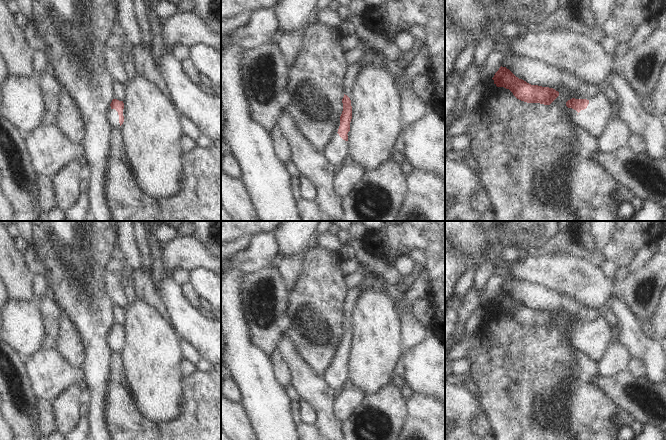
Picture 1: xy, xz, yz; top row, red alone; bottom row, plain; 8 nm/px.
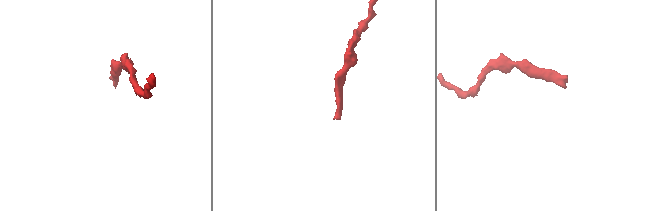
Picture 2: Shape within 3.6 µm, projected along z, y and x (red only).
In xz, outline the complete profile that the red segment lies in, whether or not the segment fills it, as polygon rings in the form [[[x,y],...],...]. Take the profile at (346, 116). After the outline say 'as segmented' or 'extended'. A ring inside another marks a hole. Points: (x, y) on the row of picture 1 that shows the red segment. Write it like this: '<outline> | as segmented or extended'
[[[344,94],[342,99],[343,111],[340,116],[338,132],[333,135],[325,148],[321,151],[324,158],[332,165],[344,164],[348,161],[348,132],[352,119],[352,106],[350,98]]] | extended

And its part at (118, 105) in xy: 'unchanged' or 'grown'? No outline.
grown

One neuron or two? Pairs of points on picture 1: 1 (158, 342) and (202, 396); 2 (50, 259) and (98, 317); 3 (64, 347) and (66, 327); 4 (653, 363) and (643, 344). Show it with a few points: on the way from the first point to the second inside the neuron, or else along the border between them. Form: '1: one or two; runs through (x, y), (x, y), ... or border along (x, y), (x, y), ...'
1: two; border along (181, 377), (182, 401)
2: one; runs through (56, 273), (84, 303)
3: one; runs through (66, 342), (66, 332)
4: one; runs through (653, 358), (646, 349)

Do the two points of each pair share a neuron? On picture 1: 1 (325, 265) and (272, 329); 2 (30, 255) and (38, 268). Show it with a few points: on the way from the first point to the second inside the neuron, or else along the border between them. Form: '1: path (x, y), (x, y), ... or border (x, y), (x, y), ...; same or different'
1: border (290, 289), (287, 305), (290, 326), (282, 334); different
2: path (31, 258), (35, 265); same

